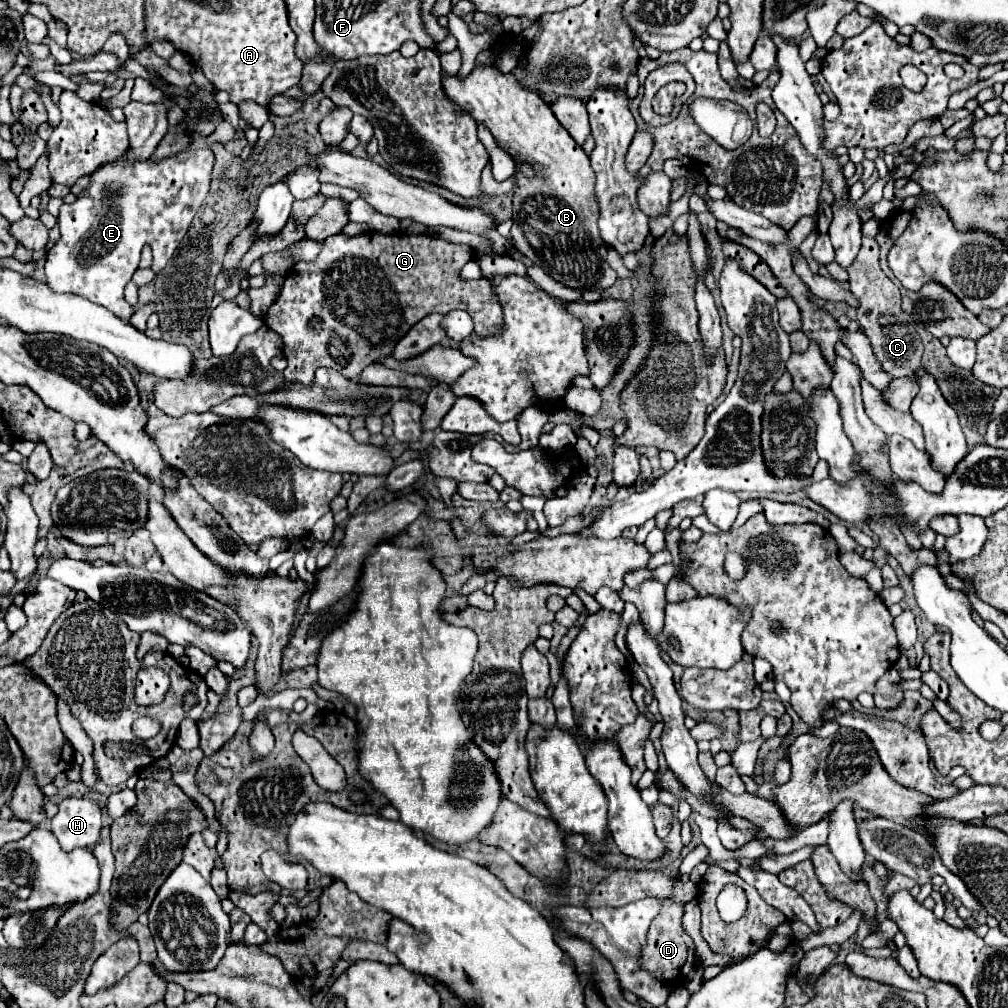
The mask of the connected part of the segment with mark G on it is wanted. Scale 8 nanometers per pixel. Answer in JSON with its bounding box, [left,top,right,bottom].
[263,230,501,385]

